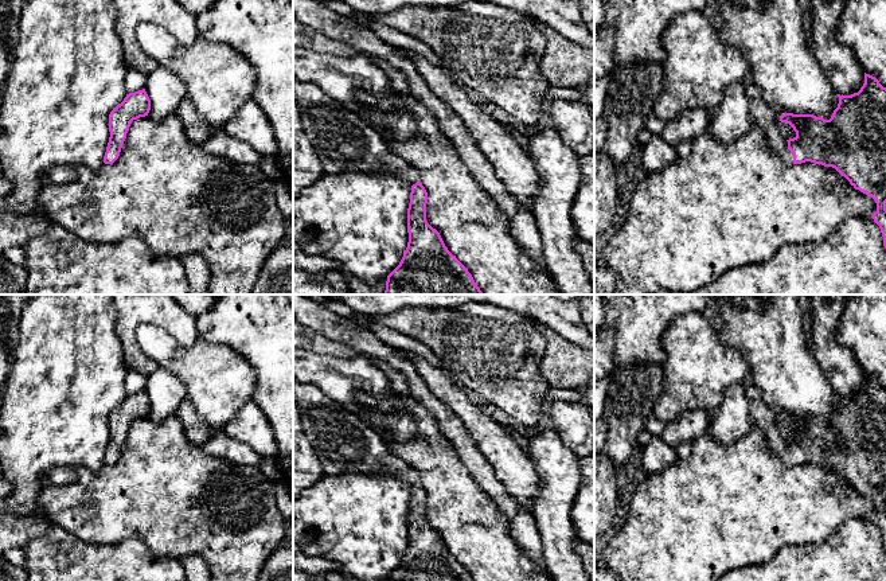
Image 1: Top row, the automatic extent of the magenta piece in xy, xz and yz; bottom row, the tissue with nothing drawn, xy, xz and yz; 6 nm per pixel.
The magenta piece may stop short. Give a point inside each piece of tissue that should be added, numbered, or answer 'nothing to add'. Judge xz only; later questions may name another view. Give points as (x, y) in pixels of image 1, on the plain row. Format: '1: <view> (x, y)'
1: xz (343, 443)

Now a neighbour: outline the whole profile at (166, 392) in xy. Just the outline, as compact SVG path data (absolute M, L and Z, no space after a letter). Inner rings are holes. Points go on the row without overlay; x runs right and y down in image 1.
M157 367L148 375L145 393L151 401L148 418L153 422L164 421L176 414L182 402L187 399L183 382L163 367Z

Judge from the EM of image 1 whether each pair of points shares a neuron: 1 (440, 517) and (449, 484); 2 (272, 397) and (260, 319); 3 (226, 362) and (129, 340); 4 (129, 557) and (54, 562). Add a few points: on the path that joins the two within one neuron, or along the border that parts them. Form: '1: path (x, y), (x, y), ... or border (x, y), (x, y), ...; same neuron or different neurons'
1: path (448, 509), (449, 492); same neuron
2: path (272, 378), (272, 338); same neuron
3: border (143, 322), (137, 327), (136, 342), (157, 365); different neurons
4: path (110, 562), (73, 562); same neuron

